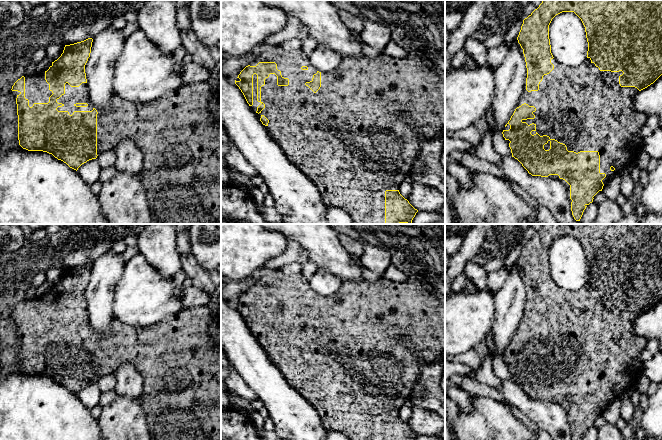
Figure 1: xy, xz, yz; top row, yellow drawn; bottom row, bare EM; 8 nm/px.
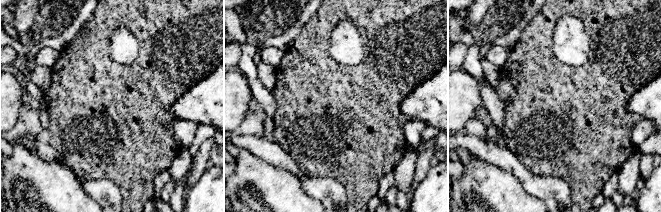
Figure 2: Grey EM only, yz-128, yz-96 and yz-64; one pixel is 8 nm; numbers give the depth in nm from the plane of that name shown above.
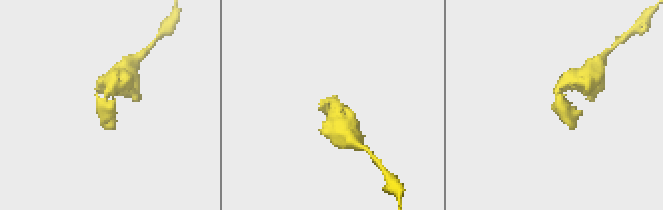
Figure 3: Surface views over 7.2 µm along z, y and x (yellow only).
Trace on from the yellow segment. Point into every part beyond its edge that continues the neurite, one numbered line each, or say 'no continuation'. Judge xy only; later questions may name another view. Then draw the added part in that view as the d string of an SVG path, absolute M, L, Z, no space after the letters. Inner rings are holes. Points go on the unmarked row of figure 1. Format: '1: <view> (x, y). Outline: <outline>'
1: xy (73, 319). Outline: M82 307L79 311L71 311L65 308L65 318L57 323L58 327L62 327L62 331L58 331L58 335L68 335L70 339L74 335L92 335L94 330L89 322L87 307Z

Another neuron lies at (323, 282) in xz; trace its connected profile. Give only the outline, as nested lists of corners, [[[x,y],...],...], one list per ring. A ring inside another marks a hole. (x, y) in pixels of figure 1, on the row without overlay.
[[[318,269],[309,279],[311,288],[321,297],[331,297],[342,284],[328,269]]]

